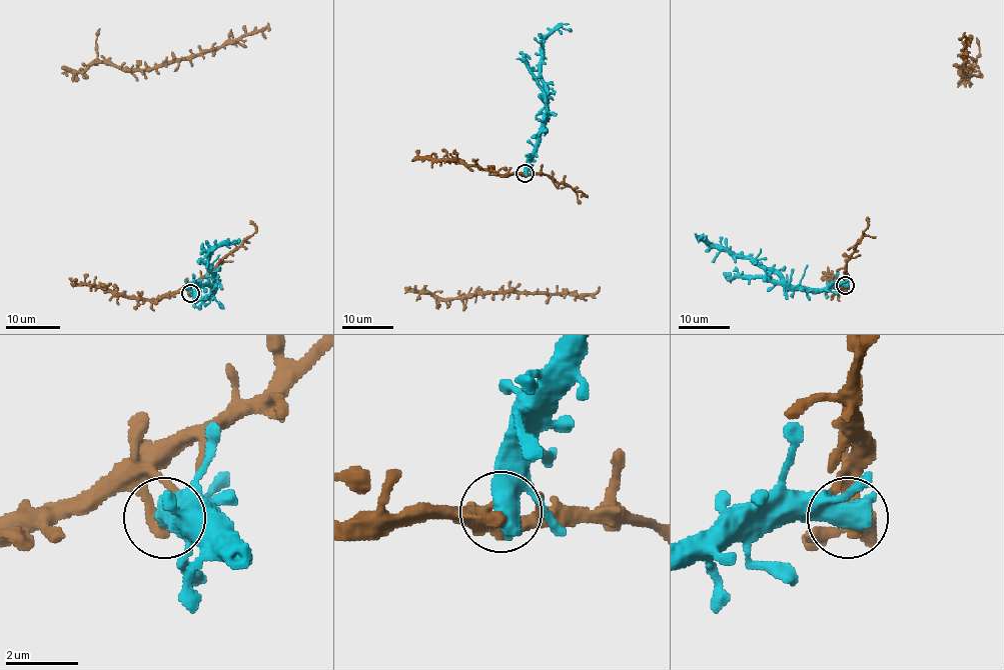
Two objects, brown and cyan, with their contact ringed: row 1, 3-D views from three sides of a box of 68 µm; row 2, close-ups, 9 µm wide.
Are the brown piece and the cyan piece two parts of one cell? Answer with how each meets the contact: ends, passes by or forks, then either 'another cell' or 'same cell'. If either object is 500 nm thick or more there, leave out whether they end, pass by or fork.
another cell

